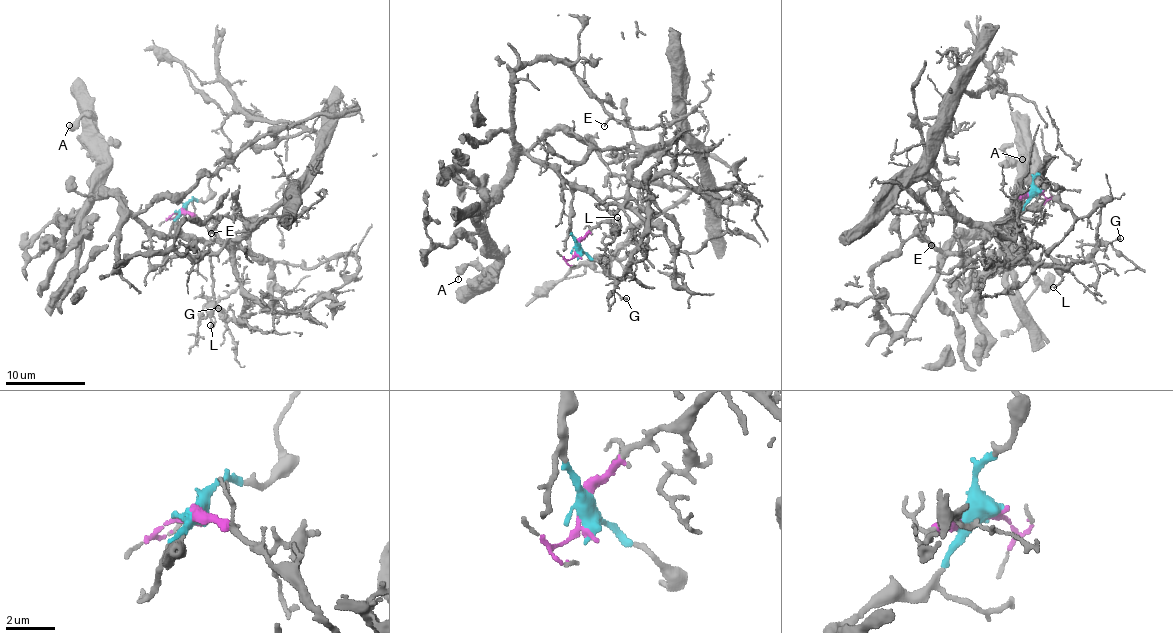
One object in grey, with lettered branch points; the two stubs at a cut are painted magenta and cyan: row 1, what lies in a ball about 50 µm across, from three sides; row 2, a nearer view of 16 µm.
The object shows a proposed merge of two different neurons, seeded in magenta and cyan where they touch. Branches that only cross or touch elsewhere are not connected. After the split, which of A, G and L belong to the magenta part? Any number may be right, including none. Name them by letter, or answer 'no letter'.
G

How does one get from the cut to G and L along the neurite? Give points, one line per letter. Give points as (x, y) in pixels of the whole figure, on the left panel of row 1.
G: (181, 210), (201, 221), (217, 239), (232, 248), (232, 261), (243, 296), (240, 323), (218, 308)
L: (181, 210), (181, 216), (174, 222), (176, 229), (205, 243), (214, 300), (213, 323), (210, 325)

